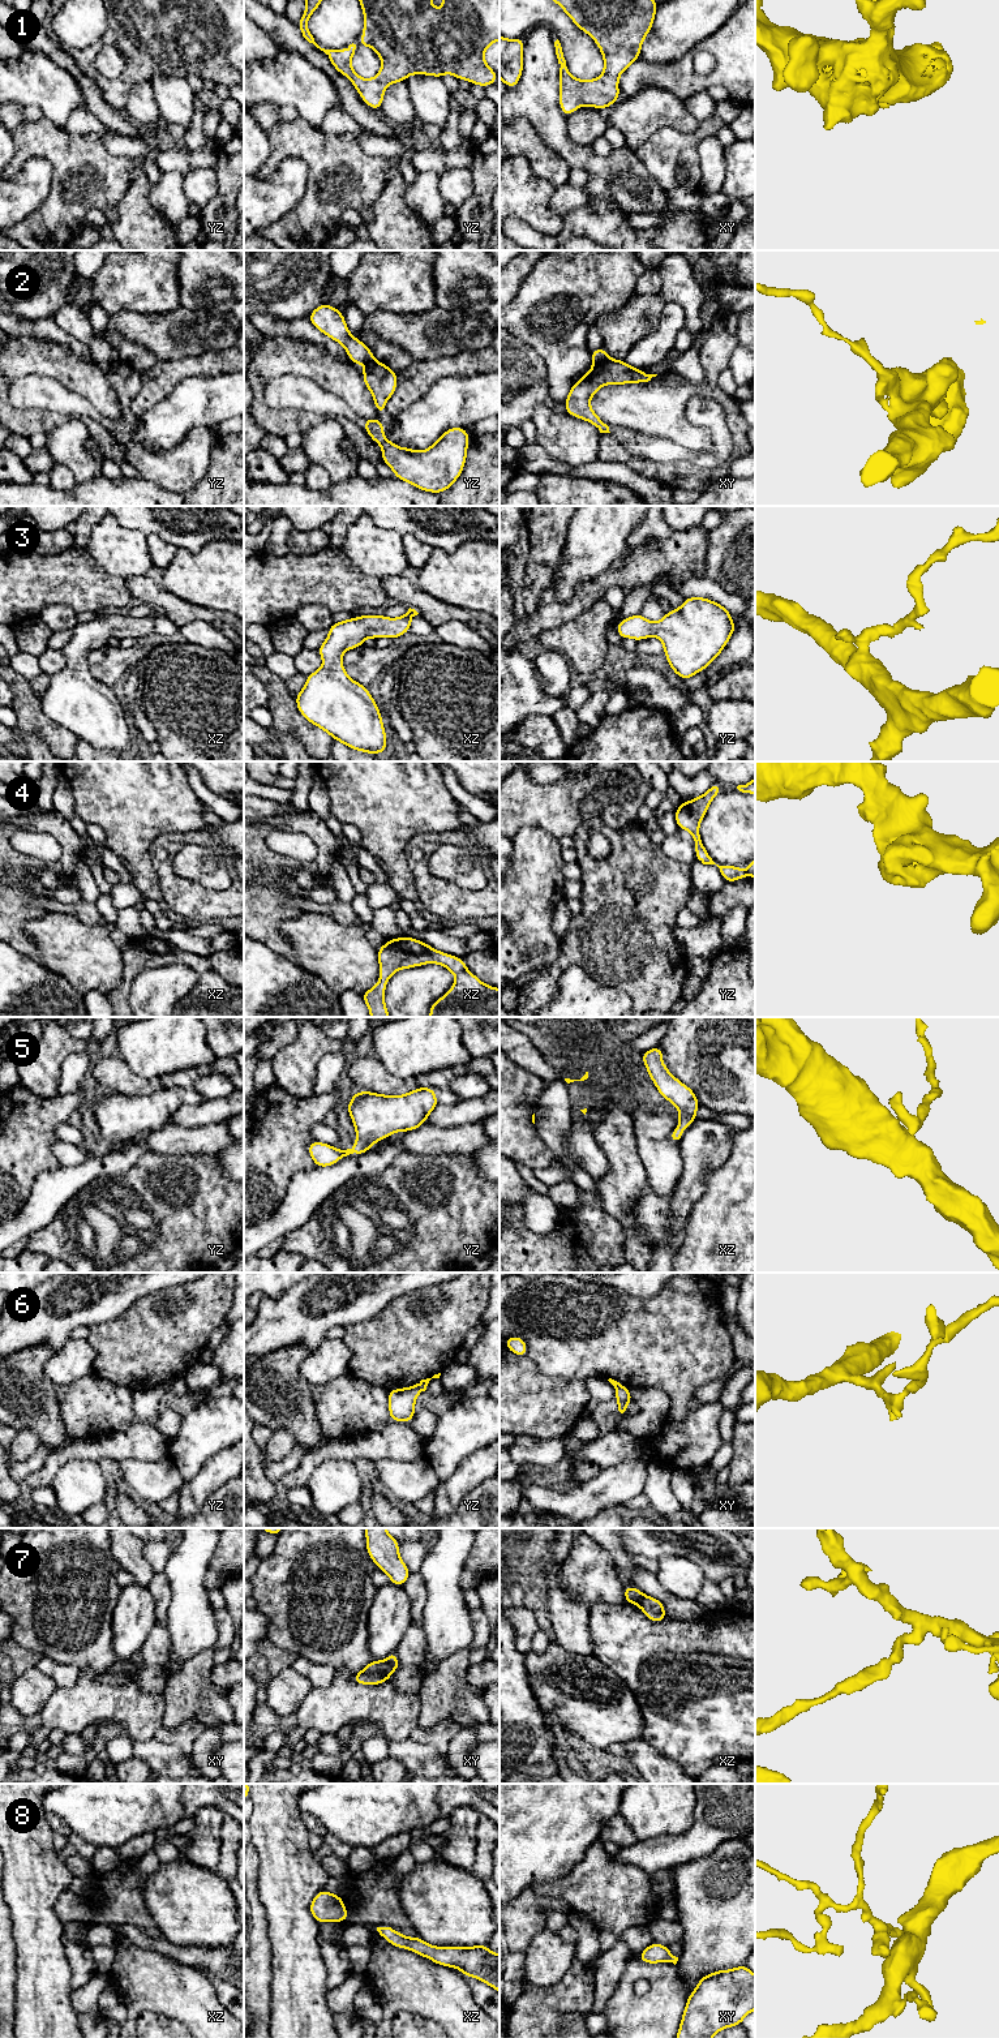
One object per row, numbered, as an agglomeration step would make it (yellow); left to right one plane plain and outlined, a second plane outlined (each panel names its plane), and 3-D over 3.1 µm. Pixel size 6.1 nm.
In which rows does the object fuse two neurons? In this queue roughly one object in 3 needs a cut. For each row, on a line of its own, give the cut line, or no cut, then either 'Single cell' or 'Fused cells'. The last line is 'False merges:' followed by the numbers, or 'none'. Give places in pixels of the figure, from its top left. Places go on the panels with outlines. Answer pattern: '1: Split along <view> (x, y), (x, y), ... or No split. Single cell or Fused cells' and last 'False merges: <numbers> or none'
1: No split. Single cell
2: Split along xy (608, 357), (594, 367). Fused cells
3: No split. Single cell
4: No split. Single cell
5: No split. Single cell
6: No split. Single cell
7: Split along xy (385, 1660), (394, 1669). Fused cells
8: No split. Single cell
False merges: 2, 7

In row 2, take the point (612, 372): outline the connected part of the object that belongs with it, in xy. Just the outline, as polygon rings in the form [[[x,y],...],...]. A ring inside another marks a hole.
[[[612,360],[592,366],[569,390],[565,408],[569,415],[586,420],[595,425],[600,433],[610,433],[609,426],[593,412],[589,399],[605,385],[642,383],[651,381],[657,374],[646,374],[642,369],[635,369],[625,360]]]

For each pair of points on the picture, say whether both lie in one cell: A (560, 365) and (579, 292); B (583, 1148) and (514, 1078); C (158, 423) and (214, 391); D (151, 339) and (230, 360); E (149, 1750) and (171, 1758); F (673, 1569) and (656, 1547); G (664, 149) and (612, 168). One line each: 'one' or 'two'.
A: one
B: two
C: one
D: two
E: one
F: two
G: two

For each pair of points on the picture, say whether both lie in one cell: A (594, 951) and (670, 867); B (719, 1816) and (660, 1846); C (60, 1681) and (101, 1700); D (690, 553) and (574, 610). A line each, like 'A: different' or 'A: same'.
A: same
B: same
C: different
D: same

